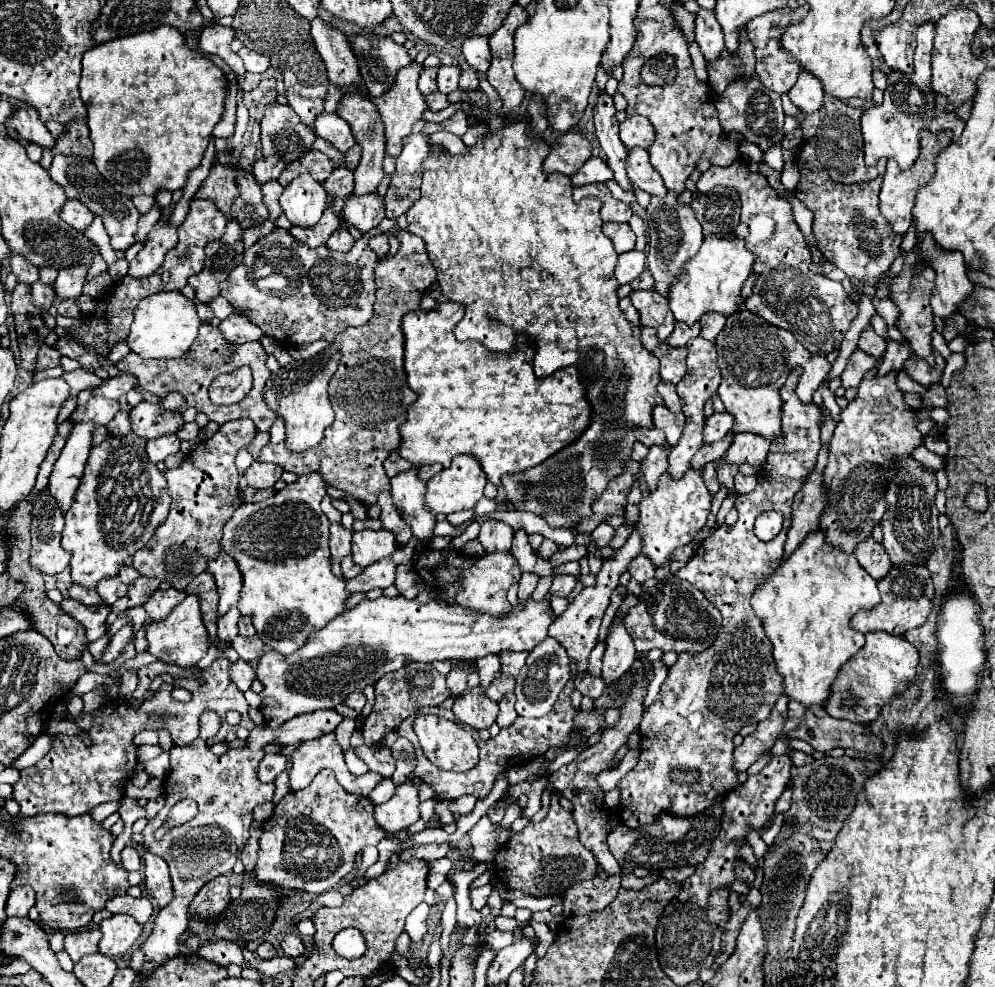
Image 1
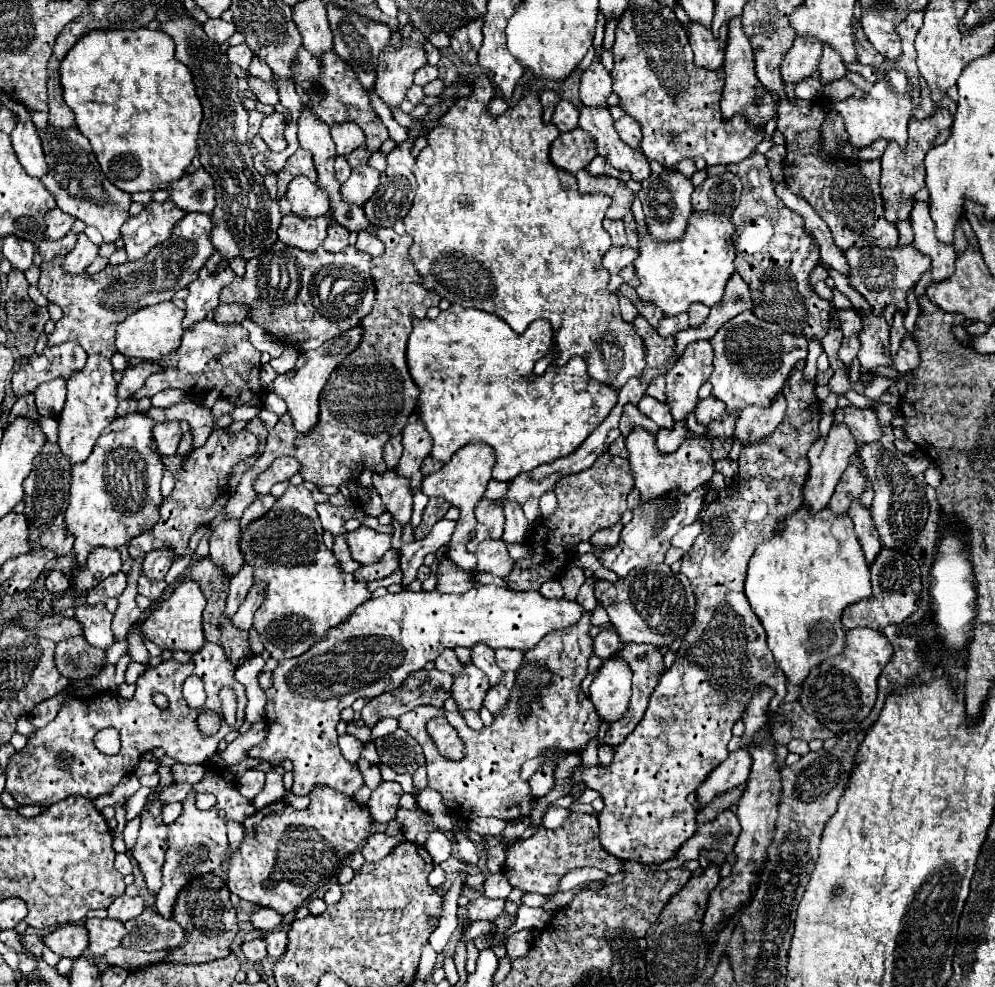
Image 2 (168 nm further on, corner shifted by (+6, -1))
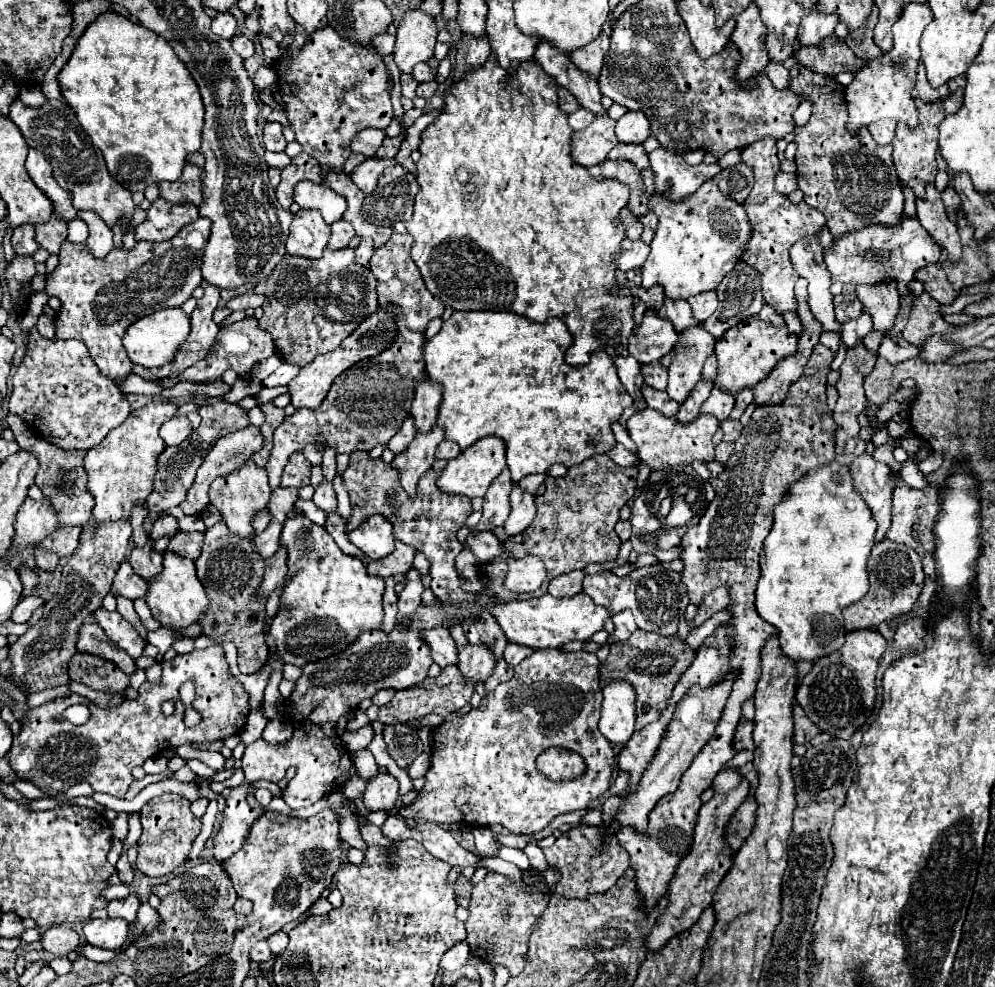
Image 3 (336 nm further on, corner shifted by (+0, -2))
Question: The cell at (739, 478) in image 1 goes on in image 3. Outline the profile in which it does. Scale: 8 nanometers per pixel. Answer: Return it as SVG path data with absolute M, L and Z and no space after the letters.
M721 441L717 447L715 447L715 459L719 463L727 463L729 461L729 455L733 453L733 443L727 443L727 441Z

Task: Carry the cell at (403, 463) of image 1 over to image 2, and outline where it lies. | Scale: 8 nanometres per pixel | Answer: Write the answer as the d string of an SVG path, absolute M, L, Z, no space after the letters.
M393 436L391 440L387 440L385 448L383 448L383 460L387 464L387 470L397 468L399 460L403 454L403 444L401 444L401 436Z

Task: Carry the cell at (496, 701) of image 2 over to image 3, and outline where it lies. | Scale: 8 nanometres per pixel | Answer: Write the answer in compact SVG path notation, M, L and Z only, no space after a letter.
M501 659L501 661L497 661L497 663L495 663L493 675L485 681L485 689L487 689L487 691L493 691L501 681L509 681L511 677L513 677L513 667L511 667L511 665L507 665L507 661L505 661L505 659Z

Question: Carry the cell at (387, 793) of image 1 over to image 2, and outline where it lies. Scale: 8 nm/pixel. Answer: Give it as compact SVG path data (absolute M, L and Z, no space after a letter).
M359 760L357 762L357 766L359 766L359 770L361 770L361 774L363 774L363 780L365 780L365 786L369 786L371 790L375 790L383 780L381 780L381 772L379 772L379 768L375 766L375 764L371 764L371 762L367 762L367 760Z

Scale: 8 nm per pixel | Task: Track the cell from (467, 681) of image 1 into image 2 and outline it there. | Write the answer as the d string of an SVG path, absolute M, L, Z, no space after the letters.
M445 650L443 656L439 656L439 658L435 660L435 668L437 668L437 670L443 670L443 672L449 672L449 674L455 678L455 676L459 676L459 674L463 672L465 666L457 660L457 656L455 656L453 650Z

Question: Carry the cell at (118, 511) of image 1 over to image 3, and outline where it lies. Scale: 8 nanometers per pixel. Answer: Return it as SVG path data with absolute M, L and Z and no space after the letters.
M155 399L145 407L131 411L129 417L107 437L87 451L85 455L85 471L89 477L87 489L95 497L93 519L101 523L103 519L119 519L129 517L133 503L141 501L145 505L147 495L153 489L153 477L157 471L157 457L165 447L165 441L159 437L159 427L177 413L179 405L171 401Z

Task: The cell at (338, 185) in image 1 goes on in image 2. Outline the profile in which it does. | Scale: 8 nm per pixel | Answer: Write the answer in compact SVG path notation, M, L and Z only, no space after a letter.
M337 156L337 160L335 160L335 178L339 180L339 184L343 184L349 178L349 174L351 174L351 168L349 168L345 156Z

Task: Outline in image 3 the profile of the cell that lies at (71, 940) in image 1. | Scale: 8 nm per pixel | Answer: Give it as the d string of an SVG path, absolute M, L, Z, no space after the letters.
M65 925L51 927L43 933L41 945L45 951L49 951L57 957L65 957L69 951L79 949L79 935L77 935L77 931L73 931L71 927L65 927Z

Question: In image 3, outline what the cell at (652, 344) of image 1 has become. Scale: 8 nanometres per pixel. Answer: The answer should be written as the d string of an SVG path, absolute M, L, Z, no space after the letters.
M649 309L643 323L633 329L633 337L641 339L629 341L629 355L633 355L639 363L653 363L673 349L679 335L669 321Z

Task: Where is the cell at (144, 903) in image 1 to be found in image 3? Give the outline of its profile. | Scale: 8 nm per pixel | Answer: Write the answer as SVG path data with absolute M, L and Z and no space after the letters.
M129 895L125 899L115 899L115 901L107 903L109 917L121 917L129 923L137 917L137 909L139 909L139 899L135 895Z

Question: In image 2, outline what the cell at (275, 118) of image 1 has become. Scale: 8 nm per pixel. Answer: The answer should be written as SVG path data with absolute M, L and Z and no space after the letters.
M273 112L271 116L263 118L263 124L259 128L259 136L265 140L265 144L269 146L269 150L273 152L281 152L287 148L287 140L283 136L285 132L285 116L279 112Z

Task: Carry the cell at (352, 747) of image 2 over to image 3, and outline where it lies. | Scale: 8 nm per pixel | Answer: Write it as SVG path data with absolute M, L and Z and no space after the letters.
M363 727L363 729L359 729L359 731L345 733L345 735L341 737L341 741L343 741L343 747L345 747L349 753L353 753L353 751L357 751L357 749L367 747L367 745L369 745L369 737L373 737L373 735L375 735L373 729Z

